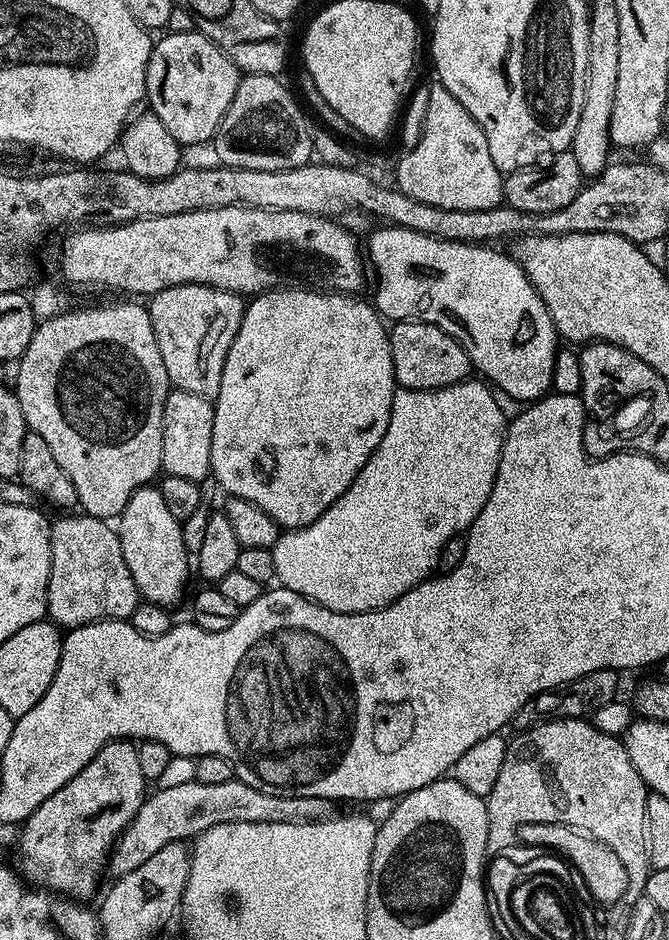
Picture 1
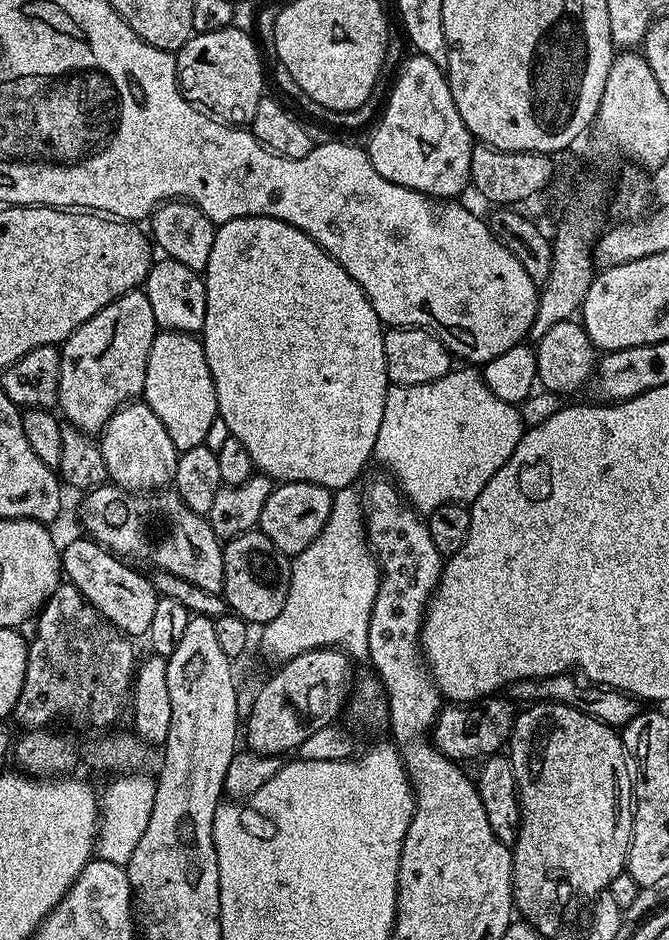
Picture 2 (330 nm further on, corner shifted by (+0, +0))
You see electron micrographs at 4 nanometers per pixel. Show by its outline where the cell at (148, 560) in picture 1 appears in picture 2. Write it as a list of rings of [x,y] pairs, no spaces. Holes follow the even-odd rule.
[[[129,402],[119,408],[104,426],[98,443],[102,458],[106,458],[106,470],[111,483],[126,492],[150,492],[171,485],[176,479],[177,451],[166,426],[158,414],[143,402]]]

